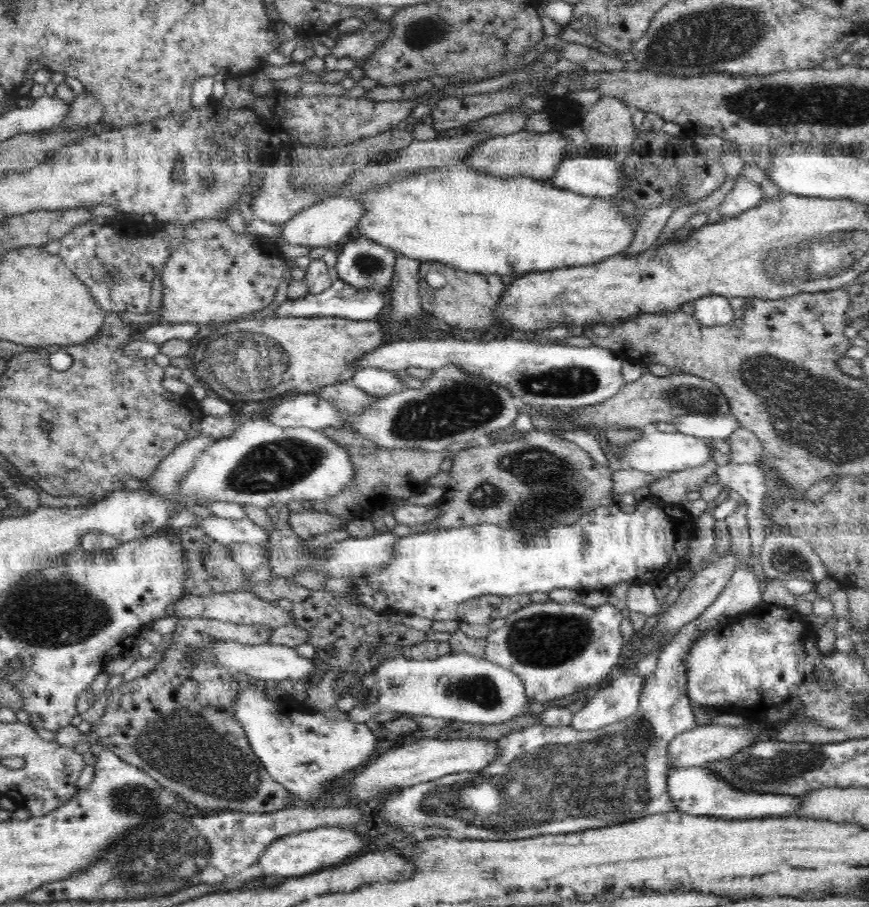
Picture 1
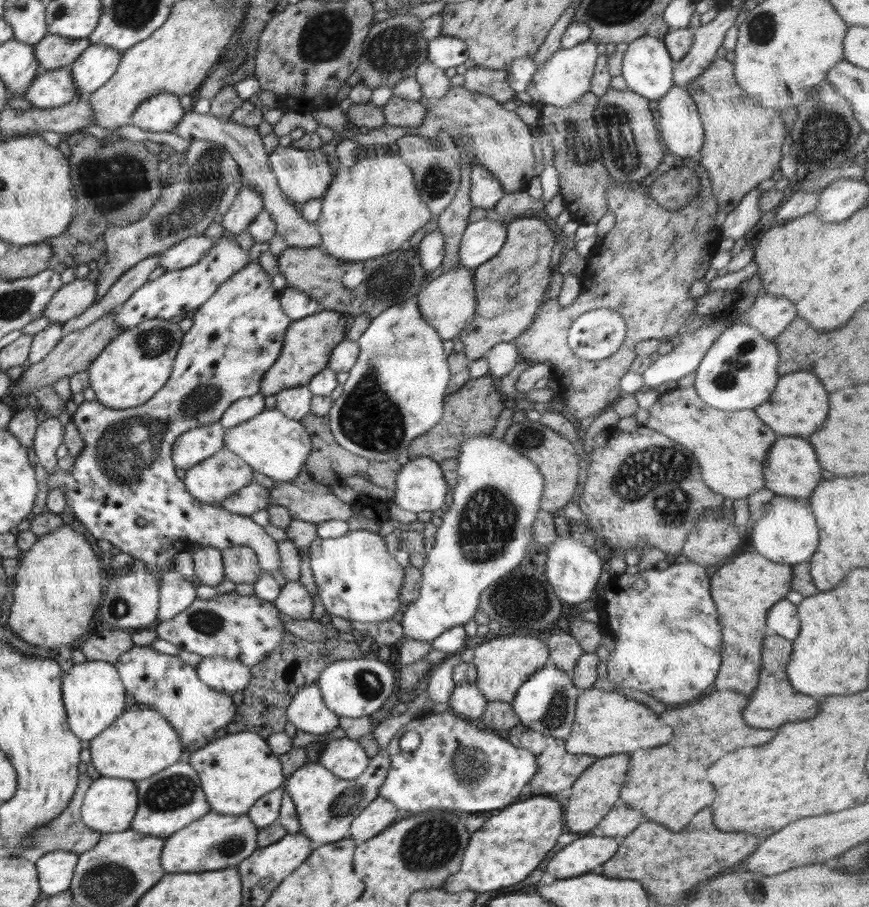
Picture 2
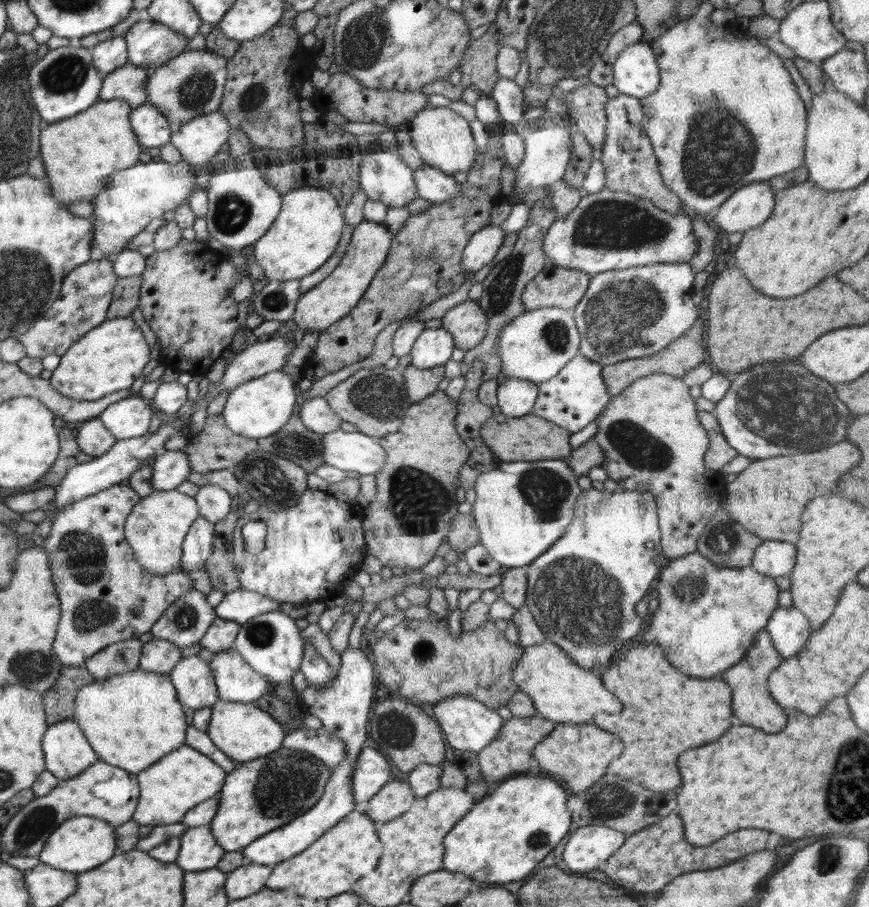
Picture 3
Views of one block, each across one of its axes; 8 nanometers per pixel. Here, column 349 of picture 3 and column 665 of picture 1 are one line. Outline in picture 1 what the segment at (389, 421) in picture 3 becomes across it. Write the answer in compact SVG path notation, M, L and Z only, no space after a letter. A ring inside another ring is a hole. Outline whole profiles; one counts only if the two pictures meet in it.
M642 374L640 378L628 384L609 400L595 406L582 409L570 409L567 412L578 412L576 420L584 426L596 428L632 428L642 429L650 423L672 422L674 417L685 414L725 414L731 409L728 400L721 392L721 388L714 382L693 376L692 374L672 374L669 378Z

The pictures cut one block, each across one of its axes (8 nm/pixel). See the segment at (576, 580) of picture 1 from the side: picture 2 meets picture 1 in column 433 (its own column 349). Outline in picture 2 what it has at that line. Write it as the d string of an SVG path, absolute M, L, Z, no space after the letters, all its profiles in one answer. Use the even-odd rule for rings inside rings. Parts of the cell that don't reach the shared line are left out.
M370 530L348 531L338 538L316 538L310 544L310 566L318 589L318 598L329 615L358 622L380 622L392 619L400 609L398 596L404 582L404 570L395 555L388 553L384 537Z

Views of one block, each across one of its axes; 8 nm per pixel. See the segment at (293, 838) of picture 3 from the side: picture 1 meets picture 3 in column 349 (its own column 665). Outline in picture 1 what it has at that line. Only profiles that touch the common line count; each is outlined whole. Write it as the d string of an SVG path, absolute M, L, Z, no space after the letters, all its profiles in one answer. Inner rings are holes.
M746 502L738 503L736 512L725 520L731 536L731 550L737 556L734 574L731 574L720 596L715 598L709 608L692 622L684 624L661 649L654 673L644 677L638 673L622 671L618 678L611 680L609 685L600 689L586 706L573 714L570 725L533 724L502 736L496 740L500 749L498 758L494 758L494 762L490 762L486 768L478 772L468 770L447 774L386 794L386 798L380 801L379 815L382 822L386 826L394 826L411 835L419 831L428 831L428 828L447 828L458 836L457 839L520 840L538 834L570 834L590 828L616 826L652 814L676 812L676 808L692 816L714 816L726 820L791 817L794 816L794 812L800 811L800 797L738 790L711 772L708 765L676 768L668 759L672 738L681 732L698 727L687 695L685 660L689 650L707 630L763 602L760 580L752 568L746 566L746 560L752 554Z

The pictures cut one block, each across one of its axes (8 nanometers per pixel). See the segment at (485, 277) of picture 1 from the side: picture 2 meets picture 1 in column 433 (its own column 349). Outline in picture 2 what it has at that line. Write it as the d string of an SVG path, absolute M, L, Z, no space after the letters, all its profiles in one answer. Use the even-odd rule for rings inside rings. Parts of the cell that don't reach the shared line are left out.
M288 246L286 249L280 250L278 264L279 273L285 276L289 286L304 291L306 294L310 295L310 297L316 299L316 301L320 303L320 310L333 310L346 317L368 315L368 317L373 319L376 315L384 311L384 309L415 297L420 290L422 290L422 287L426 287L426 284L428 284L428 280L426 280L426 274L428 274L428 272L422 268L419 254L414 250L407 250L404 247L394 250L394 252L360 262L360 264L364 266L364 280L352 290L342 284L342 277L348 272L352 263L324 254L324 250L322 250L321 247L306 248Z

